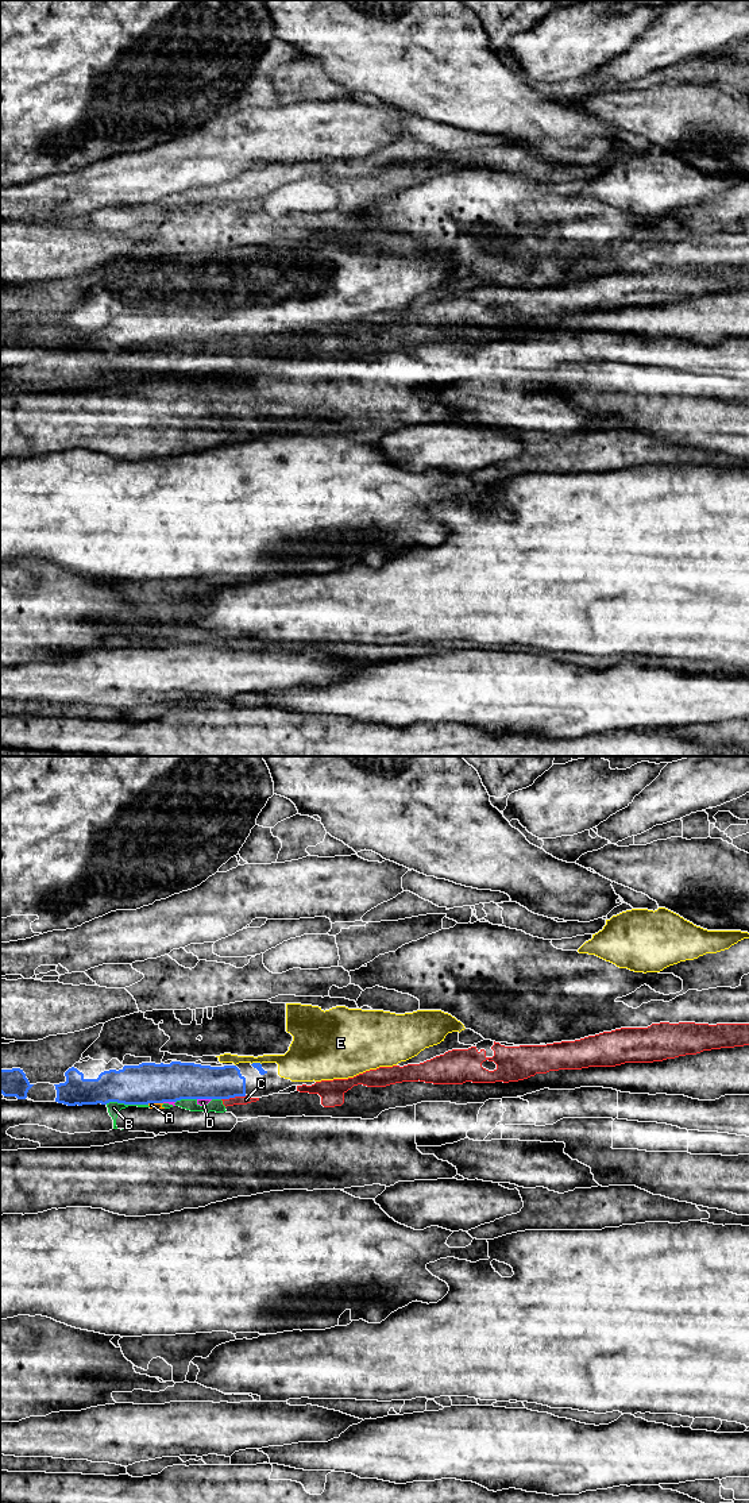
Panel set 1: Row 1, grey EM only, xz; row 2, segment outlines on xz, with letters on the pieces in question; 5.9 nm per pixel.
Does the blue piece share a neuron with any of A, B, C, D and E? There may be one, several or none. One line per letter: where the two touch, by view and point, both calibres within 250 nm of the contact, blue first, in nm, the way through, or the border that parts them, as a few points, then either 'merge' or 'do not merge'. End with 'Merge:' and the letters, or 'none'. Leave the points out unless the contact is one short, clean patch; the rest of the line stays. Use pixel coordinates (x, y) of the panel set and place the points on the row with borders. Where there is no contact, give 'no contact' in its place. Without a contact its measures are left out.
A: contact xz (154, 1102); calibres 240 and 30 nm; do not merge
B: contact xz (127, 1103); calibres 240 and 80 nm; do not merge
C: contact xz (234, 1097); calibres 200 and 50 nm; border xz (246, 1095), (222, 1099); do not merge
D: contact xz (204, 1098); calibres 220 and 50 nm; do not merge
E: contact xz (255, 1063); calibres 50 and 200 nm; merge
Merge: E

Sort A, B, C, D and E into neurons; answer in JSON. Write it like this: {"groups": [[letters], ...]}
{"groups": [["A", "B", "C", "D"], ["E"]]}

